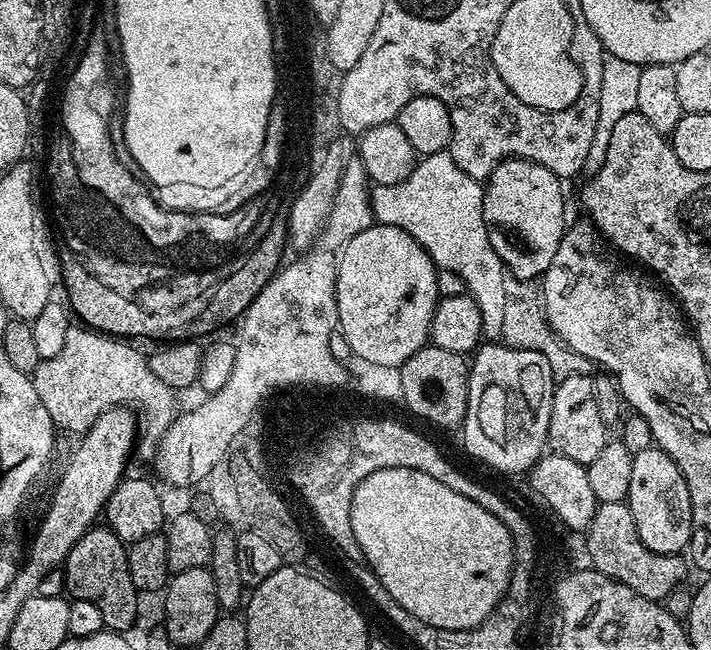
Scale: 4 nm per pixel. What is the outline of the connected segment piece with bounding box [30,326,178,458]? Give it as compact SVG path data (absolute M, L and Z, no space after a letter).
M73 326L66 330L66 346L62 346L62 350L54 354L54 358L41 360L30 373L32 385L34 390L38 390L38 398L42 398L42 406L46 406L46 414L50 414L53 425L60 430L65 428L68 432L76 432L75 434L88 431L95 419L108 408L134 406L135 415L138 417L138 452L152 458L156 455L160 439L178 415L177 393L170 386L166 386L166 382L162 382L158 374L150 370L148 356L136 348L131 348L127 342L127 339L97 332L87 326Z

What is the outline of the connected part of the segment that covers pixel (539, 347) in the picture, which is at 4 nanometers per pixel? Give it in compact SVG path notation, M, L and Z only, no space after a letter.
M506 275L506 314L502 321L502 340L512 348L518 350L534 350L542 354L550 362L552 375L556 378L566 376L587 376L593 371L591 360L582 354L570 350L556 337L544 317L544 306L539 291L532 289L533 285L526 280L519 280L517 276Z

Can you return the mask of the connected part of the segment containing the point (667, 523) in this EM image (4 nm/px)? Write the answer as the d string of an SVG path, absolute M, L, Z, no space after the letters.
M655 446L633 455L632 460L634 465L626 503L634 518L636 532L643 544L655 553L679 555L687 549L692 536L690 494L684 475L673 459Z

